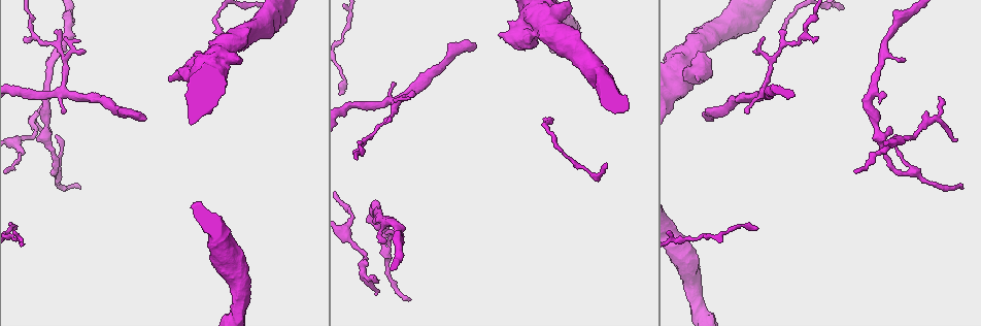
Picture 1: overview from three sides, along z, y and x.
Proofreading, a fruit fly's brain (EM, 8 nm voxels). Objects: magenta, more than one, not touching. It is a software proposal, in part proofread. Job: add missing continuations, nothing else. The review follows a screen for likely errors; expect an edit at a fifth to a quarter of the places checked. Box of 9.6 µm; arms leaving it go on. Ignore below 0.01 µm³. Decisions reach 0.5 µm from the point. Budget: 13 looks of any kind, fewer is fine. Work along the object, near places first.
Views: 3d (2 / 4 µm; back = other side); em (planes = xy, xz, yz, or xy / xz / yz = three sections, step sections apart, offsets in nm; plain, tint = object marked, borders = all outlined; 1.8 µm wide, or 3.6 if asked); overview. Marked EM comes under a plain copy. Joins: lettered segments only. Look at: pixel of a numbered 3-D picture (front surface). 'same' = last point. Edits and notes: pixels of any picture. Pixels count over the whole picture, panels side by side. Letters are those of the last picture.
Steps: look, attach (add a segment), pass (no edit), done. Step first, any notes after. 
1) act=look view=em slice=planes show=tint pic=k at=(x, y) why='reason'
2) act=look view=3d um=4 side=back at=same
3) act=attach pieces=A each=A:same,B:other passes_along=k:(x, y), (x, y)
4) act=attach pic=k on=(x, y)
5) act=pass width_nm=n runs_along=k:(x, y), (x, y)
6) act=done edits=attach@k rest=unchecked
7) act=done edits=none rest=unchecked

act=look view=3d um=4 pic=1 at=(77, 185) why='tapers out'

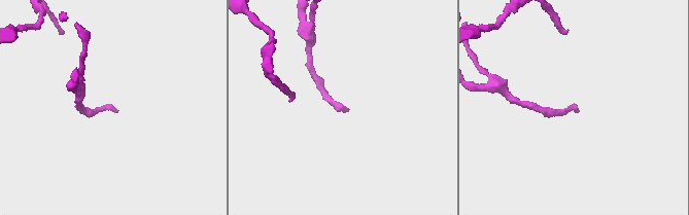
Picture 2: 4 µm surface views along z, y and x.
act=look view=em slice=planes show=borders pic=2 at=(577, 112) why='shape alone is not enough'

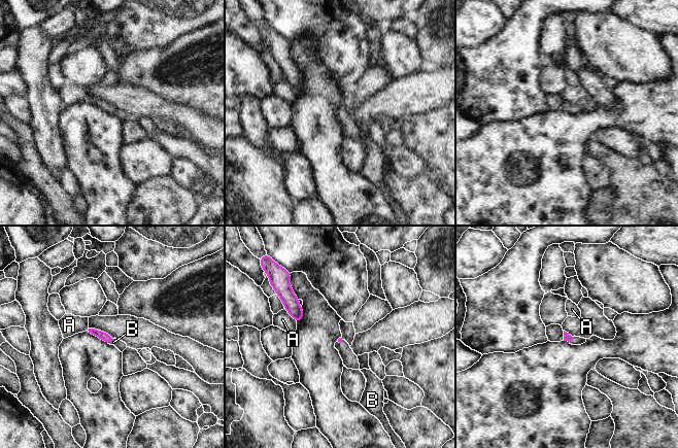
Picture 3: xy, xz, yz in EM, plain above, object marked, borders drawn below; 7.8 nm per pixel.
act=attach pieces=B longest_contact=A:140nm each=A:other,B:same passes_along=3:(340, 339), (339, 344), (350, 360) found='it goes on there'

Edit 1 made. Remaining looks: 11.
act=look view=3d um=4 pic=1 at=(62, 88)

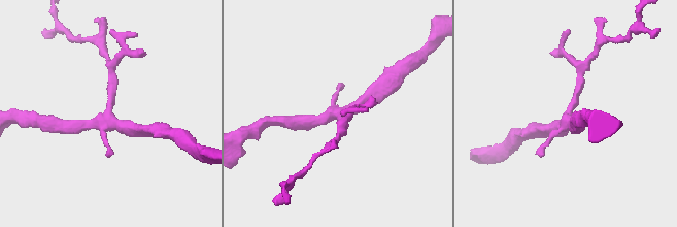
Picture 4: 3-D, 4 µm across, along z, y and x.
act=look view=em slice=planes show=borders pic=4 at=(566, 118) why='now the EM'

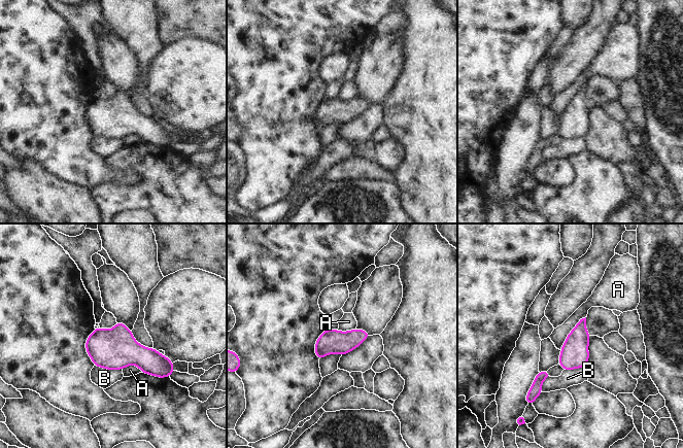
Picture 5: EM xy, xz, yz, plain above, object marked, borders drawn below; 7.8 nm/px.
act=pass each=A:other,B:other border=5:(585, 316), (570, 332), (560, 350) found='none of them fits'

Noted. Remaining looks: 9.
act=look view=3d um=4 pic=1 at=(818, 36) why='tapers out'

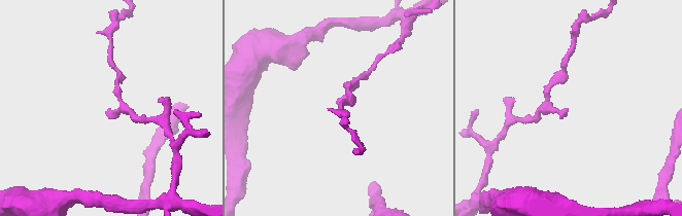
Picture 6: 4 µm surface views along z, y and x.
act=look view=em slice=yz step=8 show=borders pic=6 at=(109, 110)

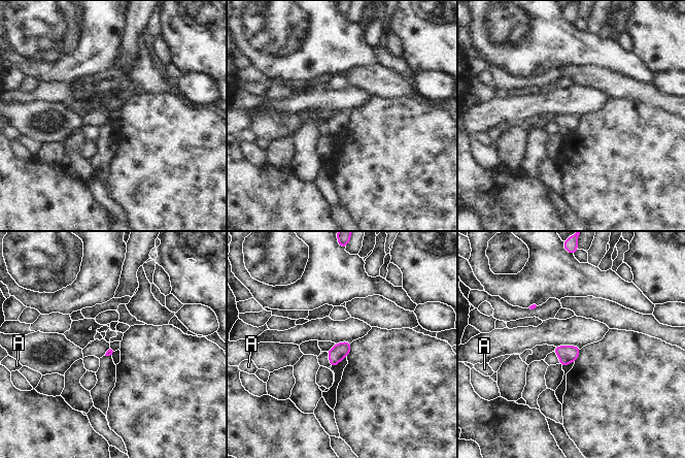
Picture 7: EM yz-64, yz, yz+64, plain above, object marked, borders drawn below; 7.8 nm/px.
act=look view=em slice=xz step=4 show=borders at=same

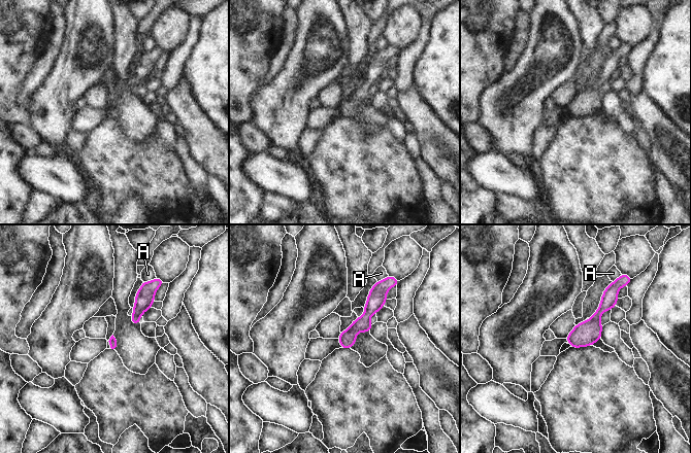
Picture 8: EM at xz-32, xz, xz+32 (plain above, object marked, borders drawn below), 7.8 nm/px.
act=pass each=A:other border=8:(152, 279), (142, 281) found='none of them fits'

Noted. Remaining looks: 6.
act=look view=em slice=planes show=borders pic=1 at=(706, 121) why='an open end'

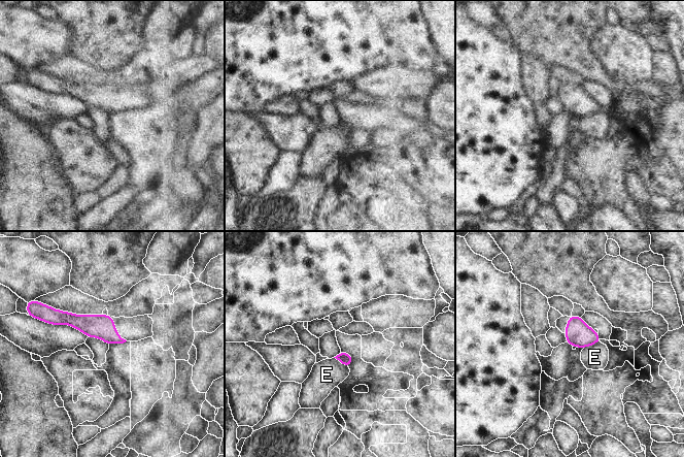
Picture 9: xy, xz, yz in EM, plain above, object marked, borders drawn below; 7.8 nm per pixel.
act=pass each=E:other border=9:(334, 357), (348, 368) found='no lettered segment goes on from it'

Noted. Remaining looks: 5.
act=done edits=attach@3 rest=unchecked

